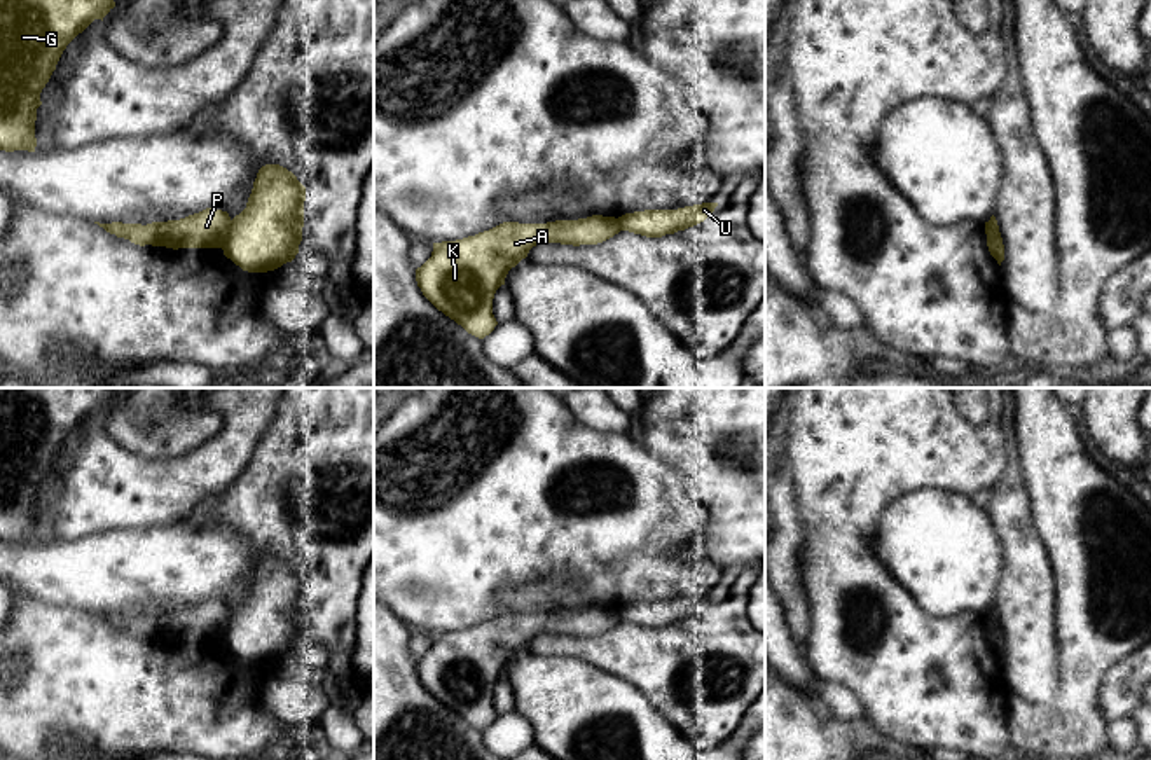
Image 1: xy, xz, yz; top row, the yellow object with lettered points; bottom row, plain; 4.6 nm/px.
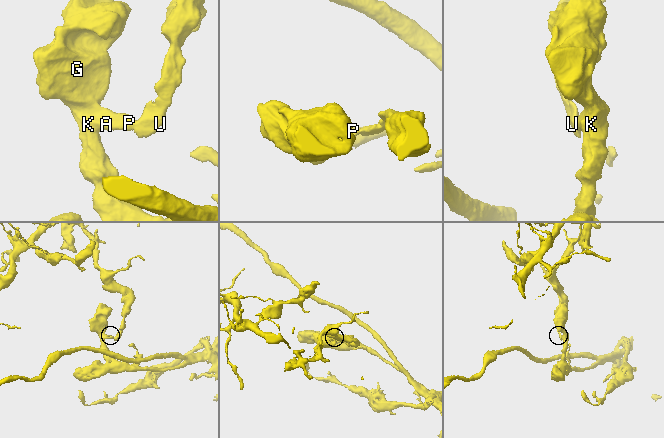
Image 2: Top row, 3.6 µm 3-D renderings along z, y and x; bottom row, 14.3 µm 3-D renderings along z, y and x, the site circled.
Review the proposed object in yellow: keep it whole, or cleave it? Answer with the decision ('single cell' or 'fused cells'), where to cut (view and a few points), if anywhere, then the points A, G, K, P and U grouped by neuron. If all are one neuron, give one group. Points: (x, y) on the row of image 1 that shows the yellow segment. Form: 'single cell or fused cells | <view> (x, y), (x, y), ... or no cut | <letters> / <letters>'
fused cells | xy (231, 221), (226, 241), (220, 247) | A G K P / U

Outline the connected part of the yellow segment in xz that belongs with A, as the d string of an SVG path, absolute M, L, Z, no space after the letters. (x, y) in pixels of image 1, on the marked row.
M603 215L547 224L503 222L475 236L433 243L431 257L416 269L416 281L438 311L484 339L498 325L493 314L496 290L533 246L597 245L618 232L618 218Z

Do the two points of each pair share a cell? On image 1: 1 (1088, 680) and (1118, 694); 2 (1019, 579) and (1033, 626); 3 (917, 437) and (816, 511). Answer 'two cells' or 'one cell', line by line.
1: two cells
2: one cell
3: one cell

